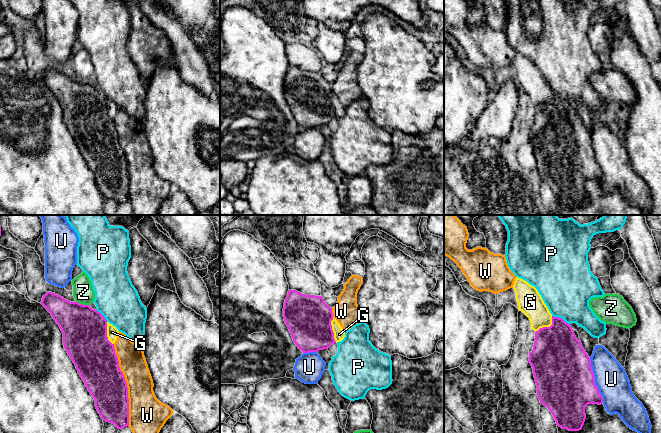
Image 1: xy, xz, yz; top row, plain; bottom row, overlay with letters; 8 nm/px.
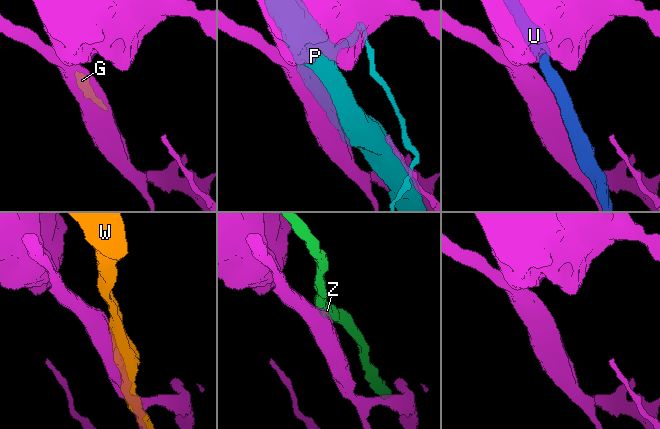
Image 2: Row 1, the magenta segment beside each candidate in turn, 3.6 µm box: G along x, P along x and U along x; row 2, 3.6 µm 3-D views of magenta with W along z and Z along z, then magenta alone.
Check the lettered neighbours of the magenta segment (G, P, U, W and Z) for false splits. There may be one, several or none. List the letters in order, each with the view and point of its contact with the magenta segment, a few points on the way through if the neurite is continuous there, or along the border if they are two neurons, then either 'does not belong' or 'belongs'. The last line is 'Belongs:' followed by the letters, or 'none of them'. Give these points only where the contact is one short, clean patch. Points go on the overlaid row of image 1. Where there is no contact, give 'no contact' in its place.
G: meets magenta in yz at (547, 327); belongs
P: meets magenta in yz at (561, 318); does not belong
U: meets magenta in yz at (594, 380); does not belong
W: meets magenta in xy at (126, 385); does not belong
Z: meets magenta in xy at (82, 304); does not belong
Belongs: G

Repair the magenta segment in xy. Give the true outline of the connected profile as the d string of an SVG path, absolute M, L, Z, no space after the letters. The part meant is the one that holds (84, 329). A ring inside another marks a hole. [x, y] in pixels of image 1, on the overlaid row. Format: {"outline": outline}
{"outline": "M47 292L43 296L41 304L59 325L63 333L64 348L94 398L95 407L101 418L114 424L118 429L129 426L128 387L114 348L119 335L118 329L89 305L70 302L52 292Z"}

